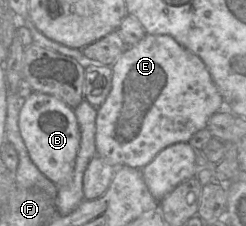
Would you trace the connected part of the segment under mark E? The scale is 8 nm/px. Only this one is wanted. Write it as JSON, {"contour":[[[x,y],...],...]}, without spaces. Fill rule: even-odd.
{"contour":[[[146,34],[136,45],[127,47],[121,56],[111,66],[111,69],[111,90],[104,103],[99,108],[97,108],[95,144],[96,155],[99,156],[105,163],[113,167],[126,165],[137,169],[143,168],[149,164],[161,150],[165,149],[166,147],[180,142],[188,142],[197,131],[207,127],[207,122],[214,113],[224,108],[222,94],[206,64],[200,57],[183,47],[169,35]]]}

